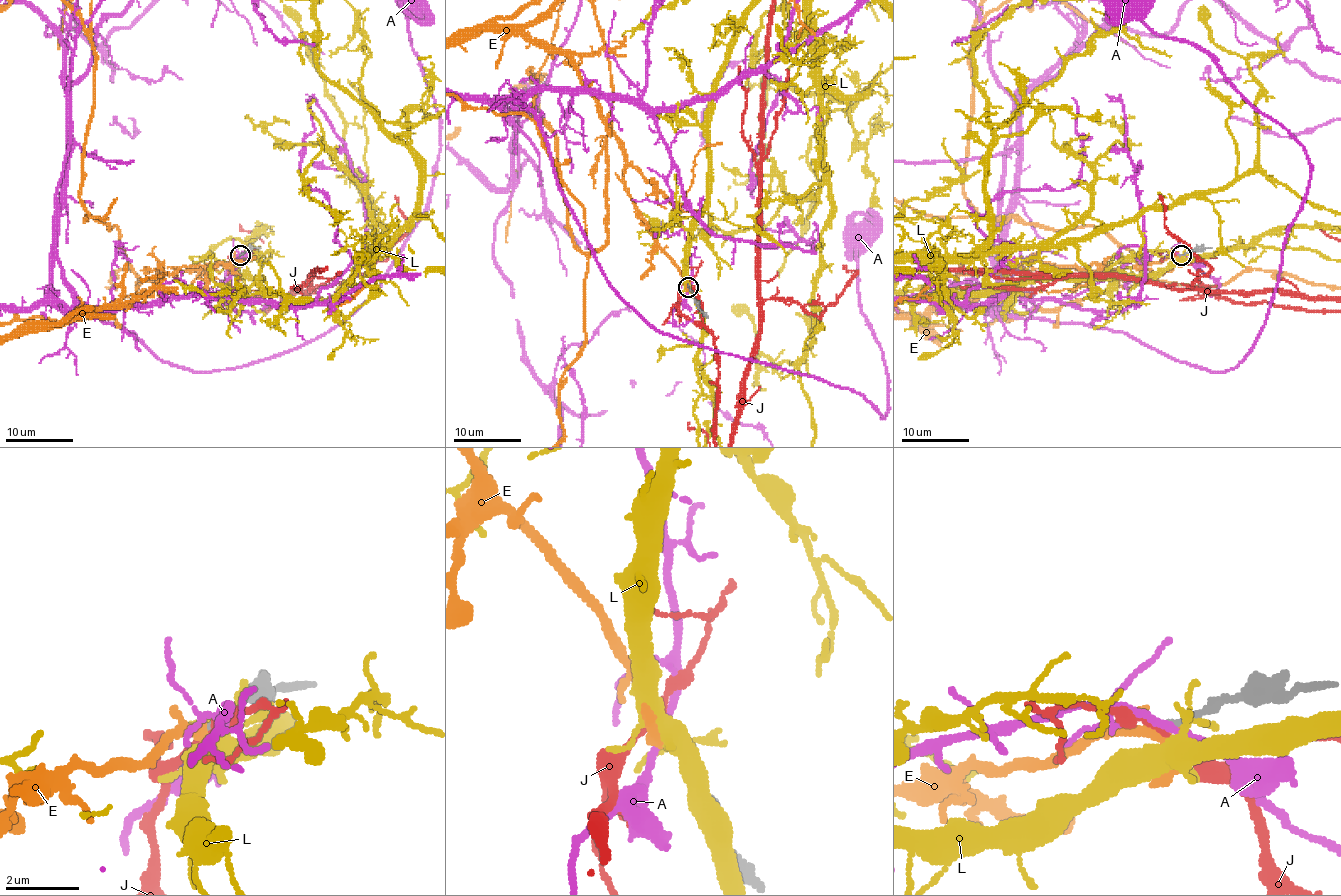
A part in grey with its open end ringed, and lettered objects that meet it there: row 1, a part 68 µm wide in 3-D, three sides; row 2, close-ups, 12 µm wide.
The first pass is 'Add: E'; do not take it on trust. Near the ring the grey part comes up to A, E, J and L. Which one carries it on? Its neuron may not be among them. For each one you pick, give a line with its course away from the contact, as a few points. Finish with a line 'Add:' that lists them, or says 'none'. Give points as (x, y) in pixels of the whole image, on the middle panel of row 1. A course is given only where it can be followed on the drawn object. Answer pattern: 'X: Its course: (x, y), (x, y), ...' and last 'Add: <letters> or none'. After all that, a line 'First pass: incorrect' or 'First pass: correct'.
Add: E
First pass: correct

